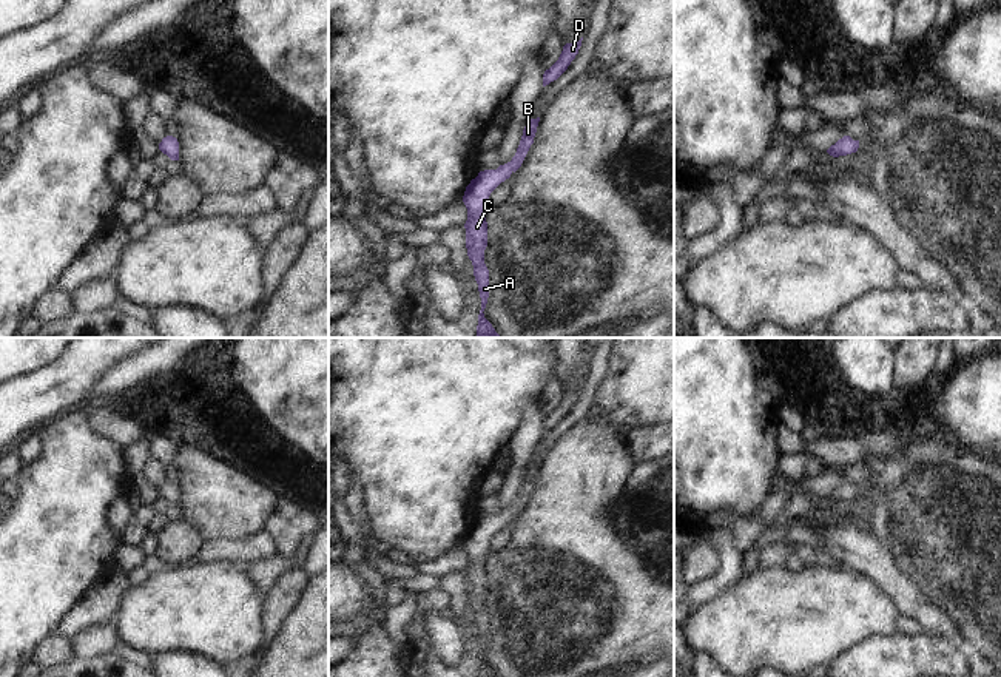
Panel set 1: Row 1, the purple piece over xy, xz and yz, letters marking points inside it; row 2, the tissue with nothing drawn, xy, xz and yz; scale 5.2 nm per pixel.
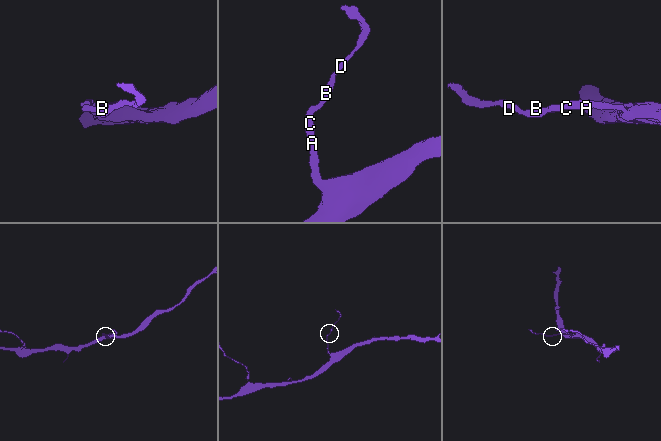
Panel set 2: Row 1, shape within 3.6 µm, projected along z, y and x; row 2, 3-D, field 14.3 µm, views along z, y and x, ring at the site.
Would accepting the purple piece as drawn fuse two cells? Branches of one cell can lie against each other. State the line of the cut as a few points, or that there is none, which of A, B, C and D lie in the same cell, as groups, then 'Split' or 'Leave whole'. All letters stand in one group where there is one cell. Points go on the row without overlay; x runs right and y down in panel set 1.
No split. Groups: A B C D. Leave whole.

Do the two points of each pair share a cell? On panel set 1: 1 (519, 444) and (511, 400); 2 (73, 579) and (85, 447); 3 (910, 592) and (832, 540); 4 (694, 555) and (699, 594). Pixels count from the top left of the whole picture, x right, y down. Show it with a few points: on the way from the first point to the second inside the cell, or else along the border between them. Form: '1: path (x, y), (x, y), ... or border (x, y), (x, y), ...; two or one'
1: border (537, 401), (526, 406), (517, 429), (506, 441); two
2: path (73, 546), (73, 480); one
3: path (890, 579), (870, 559), (852, 546); one
4: border (717, 552), (721, 568), (710, 579), (691, 588); two

